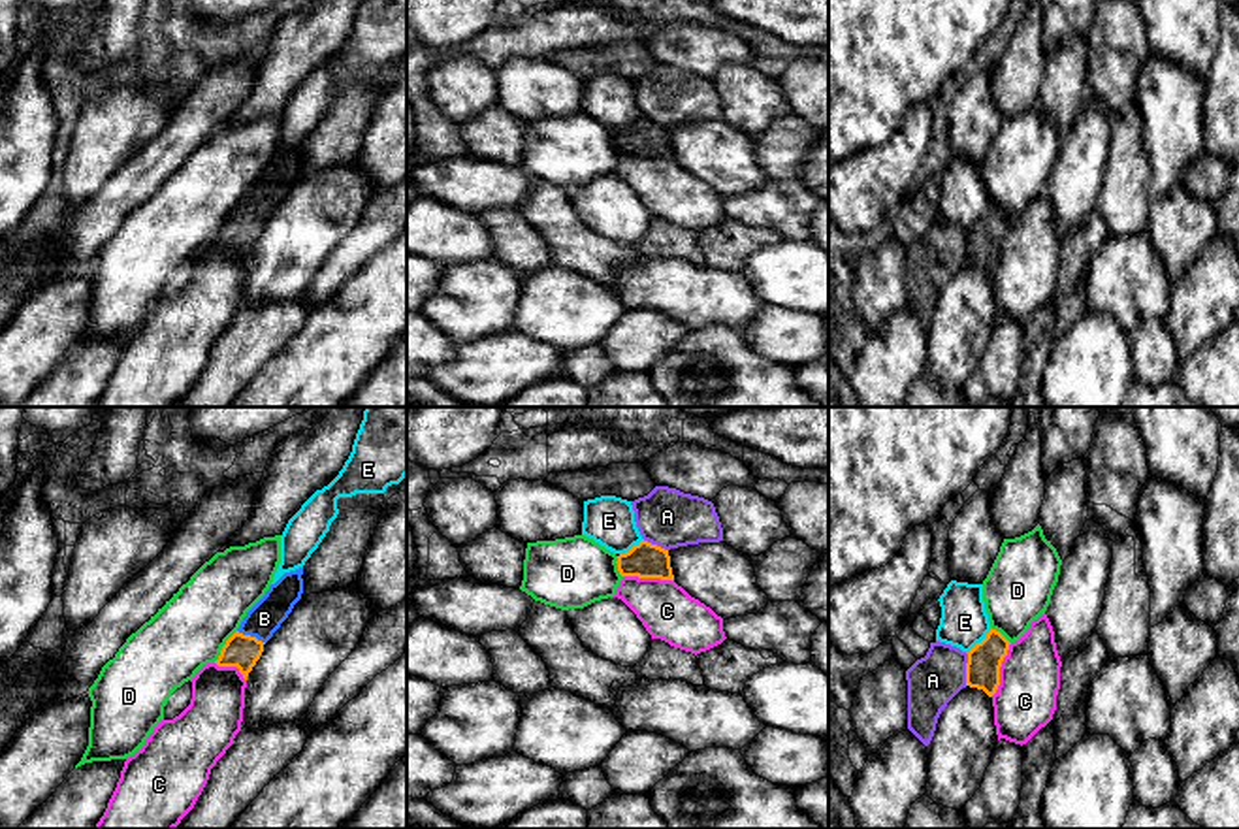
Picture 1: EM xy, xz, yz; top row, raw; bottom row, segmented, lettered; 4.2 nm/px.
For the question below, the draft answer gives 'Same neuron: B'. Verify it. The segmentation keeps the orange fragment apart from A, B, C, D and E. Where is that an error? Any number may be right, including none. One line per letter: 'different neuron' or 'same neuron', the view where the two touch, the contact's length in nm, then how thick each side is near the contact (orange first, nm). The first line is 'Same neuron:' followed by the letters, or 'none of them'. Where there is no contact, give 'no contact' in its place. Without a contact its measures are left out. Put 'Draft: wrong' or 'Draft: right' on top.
Draft: right
Same neuron: B
A: different neuron; contact in yz; length 140 nm; calibres 150 and 220 nm
B: same neuron; contact in xy; length 130 nm; calibres 140 and 150 nm
C: different neuron; contact in yz; length 240 nm; calibres 150 and 260 nm
D: different neuron; contact in xy; length 170 nm; calibres 140 and 320 nm
E: different neuron; contact in yz; length 160 nm; calibres 150 and 200 nm

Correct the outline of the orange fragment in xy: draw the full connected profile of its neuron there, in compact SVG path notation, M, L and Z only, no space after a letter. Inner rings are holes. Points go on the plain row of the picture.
M303 145L284 151L269 164L266 173L247 190L239 207L222 224L220 234L215 239L218 245L237 245L247 258L264 230L264 222L301 177L301 153Z

